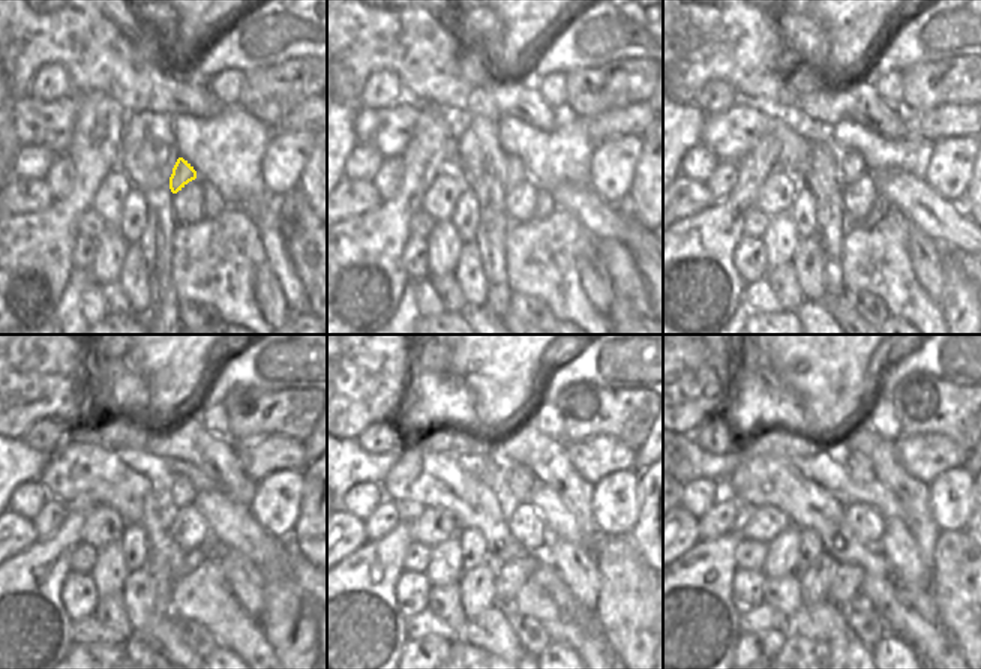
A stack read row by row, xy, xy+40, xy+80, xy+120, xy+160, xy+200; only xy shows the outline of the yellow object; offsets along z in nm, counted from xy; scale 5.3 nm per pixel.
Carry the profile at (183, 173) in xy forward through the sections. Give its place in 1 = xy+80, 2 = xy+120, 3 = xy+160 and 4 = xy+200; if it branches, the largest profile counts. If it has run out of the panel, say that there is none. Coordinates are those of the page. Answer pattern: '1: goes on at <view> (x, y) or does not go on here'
1: goes on at xy+80 (852, 164)
2: goes on at xy+120 (182, 494)
3: goes on at xy+160 (519, 480)
4: goes on at xy+200 (858, 467)

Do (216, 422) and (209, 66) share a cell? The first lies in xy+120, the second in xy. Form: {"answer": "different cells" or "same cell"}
{"answer": "different cells"}

